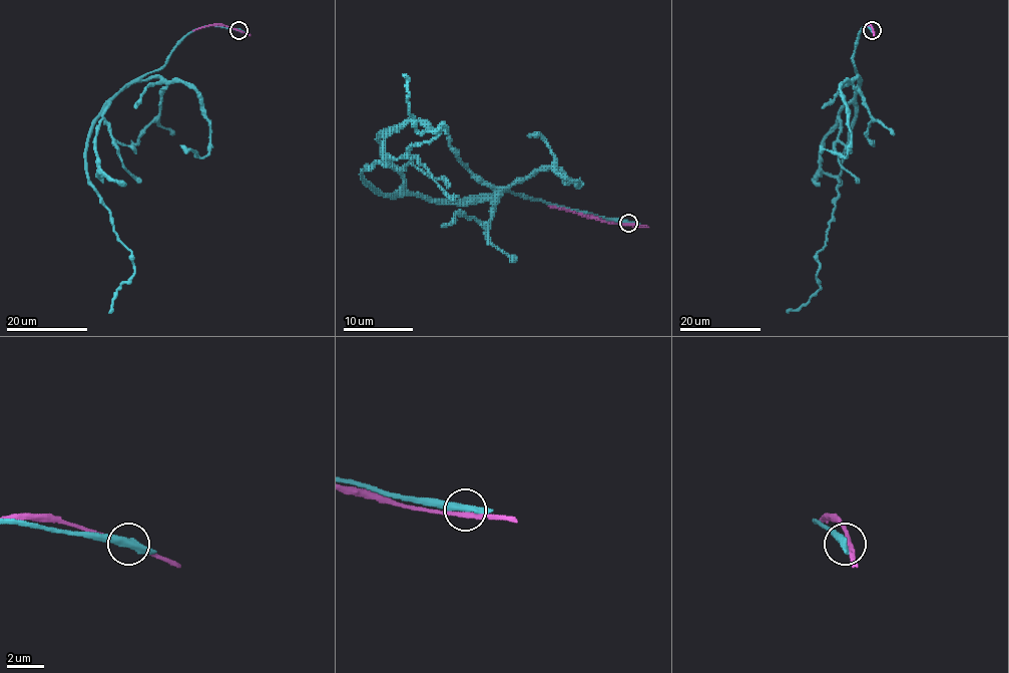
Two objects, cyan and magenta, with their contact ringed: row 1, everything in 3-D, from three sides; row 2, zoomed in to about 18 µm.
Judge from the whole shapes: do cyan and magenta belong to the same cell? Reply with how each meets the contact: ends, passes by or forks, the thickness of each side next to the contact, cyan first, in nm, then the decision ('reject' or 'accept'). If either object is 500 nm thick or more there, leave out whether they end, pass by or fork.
cyan passes by; magenta passes by; calibres 400 and 190 nm; reject

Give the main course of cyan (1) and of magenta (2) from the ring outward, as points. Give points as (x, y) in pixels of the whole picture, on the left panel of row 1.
1: (238, 30), (190, 31), (95, 122), (88, 183), (134, 266), (109, 312)
2: (238, 30), (214, 24), (192, 30)

